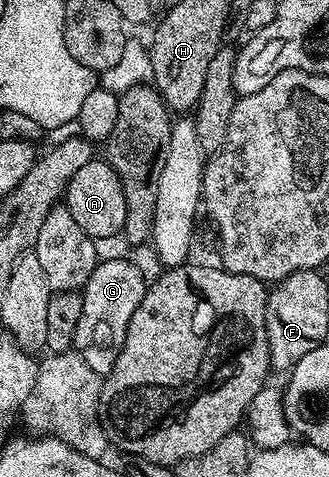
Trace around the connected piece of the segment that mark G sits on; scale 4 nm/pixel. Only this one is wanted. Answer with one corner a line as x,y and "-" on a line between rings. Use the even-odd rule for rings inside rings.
103,258
96,265
92,277
88,277
86,286
80,292
84,301
84,310
80,313
80,321
77,322
72,347
80,357
84,357
84,361
88,361
88,366
93,369
95,376
104,377
112,373
112,365
116,365
116,359
124,349
124,339
128,333
128,323
132,321
132,313
136,313
140,301
144,301
147,286
148,279
142,276
141,269
130,259

